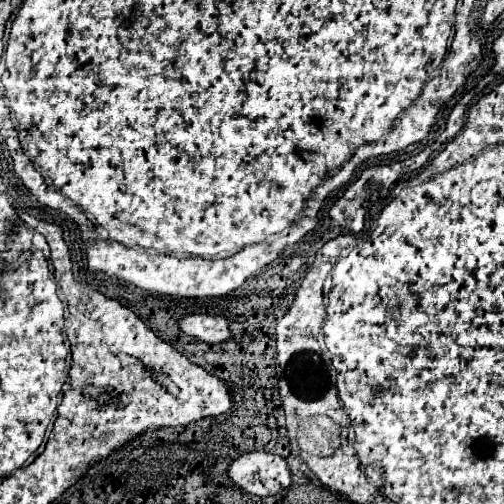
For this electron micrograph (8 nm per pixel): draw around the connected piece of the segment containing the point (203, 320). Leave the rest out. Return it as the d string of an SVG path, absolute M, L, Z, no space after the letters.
M190 313L180 319L180 331L204 341L208 345L222 343L230 337L228 321L220 315L208 315L208 313Z

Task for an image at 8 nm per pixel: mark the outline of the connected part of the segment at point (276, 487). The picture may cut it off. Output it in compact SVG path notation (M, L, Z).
M252 451L236 457L228 465L226 473L236 487L258 497L276 495L292 481L286 461L264 451Z

